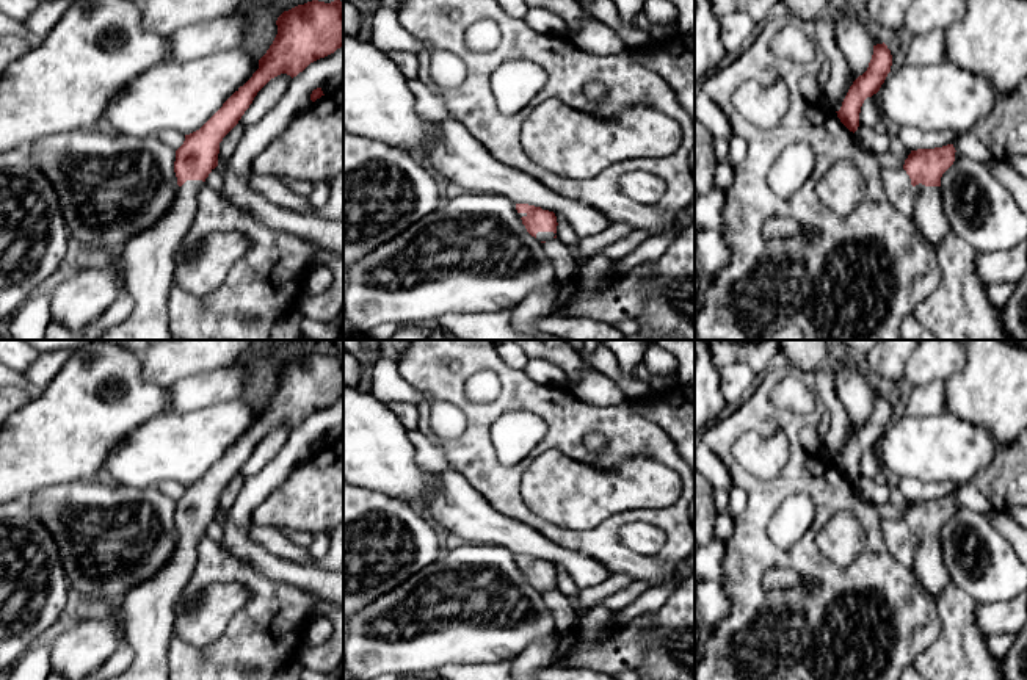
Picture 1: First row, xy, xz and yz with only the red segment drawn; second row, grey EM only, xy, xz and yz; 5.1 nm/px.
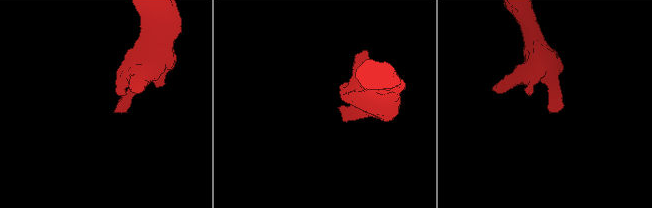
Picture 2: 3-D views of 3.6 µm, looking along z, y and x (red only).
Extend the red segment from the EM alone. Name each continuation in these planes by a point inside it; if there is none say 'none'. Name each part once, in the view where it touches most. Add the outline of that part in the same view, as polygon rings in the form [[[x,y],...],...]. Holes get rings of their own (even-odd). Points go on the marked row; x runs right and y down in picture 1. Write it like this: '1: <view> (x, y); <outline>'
1: yz (929, 215); [[[913,186],[913,221],[924,240],[939,248],[942,238],[950,230],[949,219],[942,208],[941,186]]]

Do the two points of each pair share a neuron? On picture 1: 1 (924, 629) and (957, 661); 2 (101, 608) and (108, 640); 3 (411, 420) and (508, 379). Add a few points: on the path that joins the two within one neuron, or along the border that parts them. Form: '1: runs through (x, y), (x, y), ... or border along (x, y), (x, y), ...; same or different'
1: border along (935, 602), (941, 633), (913, 663); different
2: border along (118, 611), (112, 618), (74, 621); different
3: border along (419, 409), (419, 425), (416, 428); different

